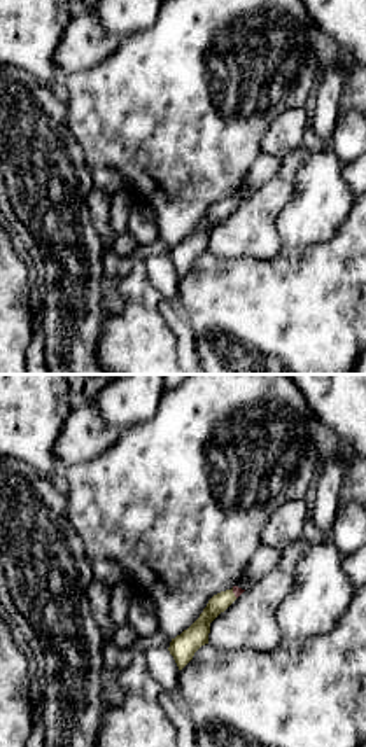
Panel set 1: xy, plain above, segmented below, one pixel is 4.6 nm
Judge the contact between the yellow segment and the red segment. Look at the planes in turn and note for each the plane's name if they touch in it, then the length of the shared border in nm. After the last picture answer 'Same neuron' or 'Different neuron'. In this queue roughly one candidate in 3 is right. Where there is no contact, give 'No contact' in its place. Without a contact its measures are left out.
Touches yellow in xy. Shared border 50 nm

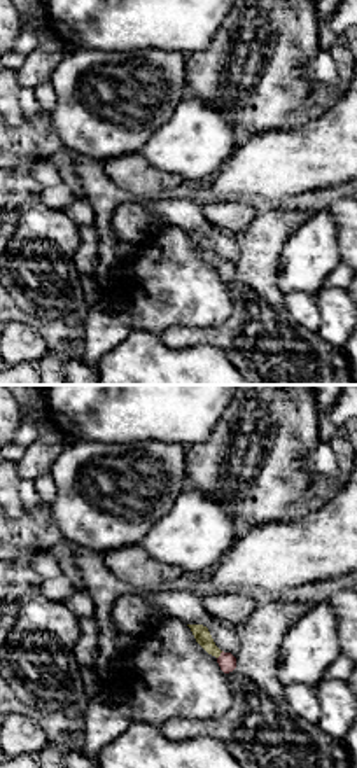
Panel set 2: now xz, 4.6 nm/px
Touches yellow in xz. Shared border 50 nm

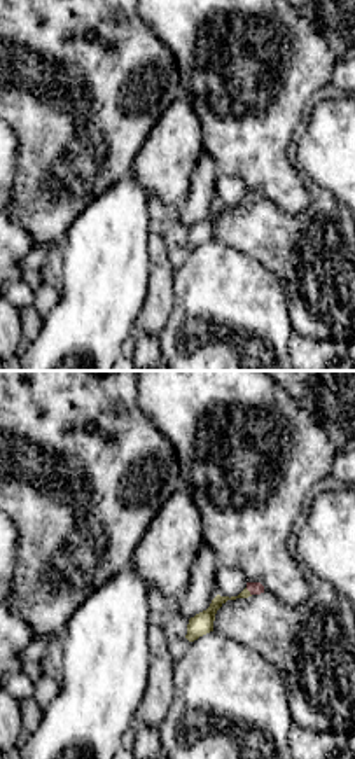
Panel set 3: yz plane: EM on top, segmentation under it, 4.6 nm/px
Touches yellow in yz. Shared border 50 nm

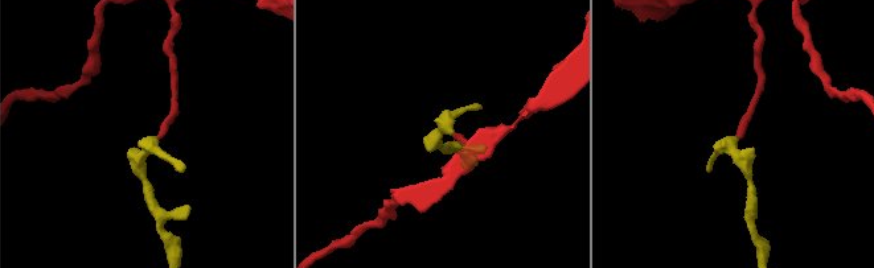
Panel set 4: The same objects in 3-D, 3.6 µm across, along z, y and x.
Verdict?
Same neuron

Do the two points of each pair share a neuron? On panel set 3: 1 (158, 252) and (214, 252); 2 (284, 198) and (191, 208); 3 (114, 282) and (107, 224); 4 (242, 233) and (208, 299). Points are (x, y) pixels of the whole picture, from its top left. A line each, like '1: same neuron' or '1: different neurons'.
1: different neurons
2: different neurons
3: same neuron
4: different neurons

